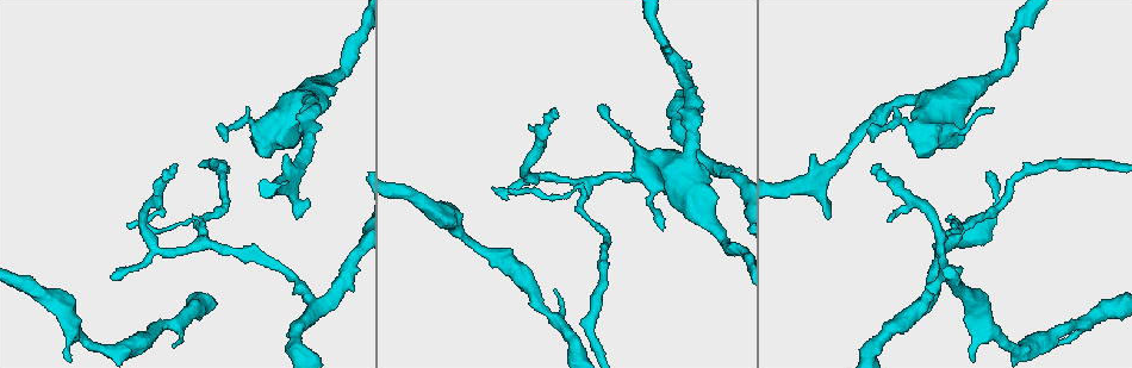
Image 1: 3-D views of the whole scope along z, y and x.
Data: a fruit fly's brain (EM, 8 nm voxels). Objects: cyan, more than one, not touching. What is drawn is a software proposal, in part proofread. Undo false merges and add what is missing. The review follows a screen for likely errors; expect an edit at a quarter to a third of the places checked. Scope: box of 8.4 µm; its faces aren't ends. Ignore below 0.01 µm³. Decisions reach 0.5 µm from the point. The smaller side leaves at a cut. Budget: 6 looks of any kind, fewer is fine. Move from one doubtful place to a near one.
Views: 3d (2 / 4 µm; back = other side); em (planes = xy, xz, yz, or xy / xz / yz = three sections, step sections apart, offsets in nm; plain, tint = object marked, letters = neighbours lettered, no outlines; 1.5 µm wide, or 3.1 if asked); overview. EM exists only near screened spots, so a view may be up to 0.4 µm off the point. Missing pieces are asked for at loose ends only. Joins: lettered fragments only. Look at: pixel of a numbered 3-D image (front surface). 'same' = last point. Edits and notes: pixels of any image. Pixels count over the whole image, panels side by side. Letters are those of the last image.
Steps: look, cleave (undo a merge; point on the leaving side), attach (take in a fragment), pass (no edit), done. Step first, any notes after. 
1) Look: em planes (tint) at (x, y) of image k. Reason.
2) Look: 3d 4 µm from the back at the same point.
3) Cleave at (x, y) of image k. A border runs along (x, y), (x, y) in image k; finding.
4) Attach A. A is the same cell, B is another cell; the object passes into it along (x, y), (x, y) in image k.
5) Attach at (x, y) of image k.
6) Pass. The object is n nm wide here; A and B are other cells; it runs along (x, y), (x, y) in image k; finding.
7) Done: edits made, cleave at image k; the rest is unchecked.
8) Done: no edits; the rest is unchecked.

Look: em planes (letters) at (176, 165) of image 1. Free end.

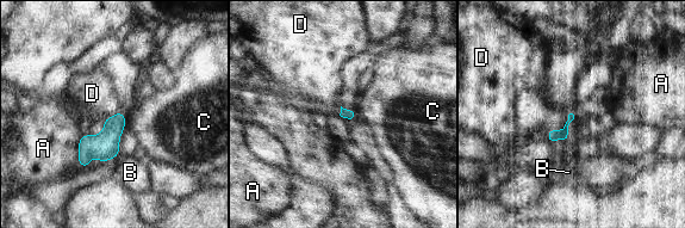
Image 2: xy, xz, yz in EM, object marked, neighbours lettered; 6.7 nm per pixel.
Pass. A, B, C and D are other cells; a border runs along (125, 115), (126, 123) in image 2; none of them fits.

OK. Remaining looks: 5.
Look: 3d 4 µm at (992, 111) of image 1. Thin end.

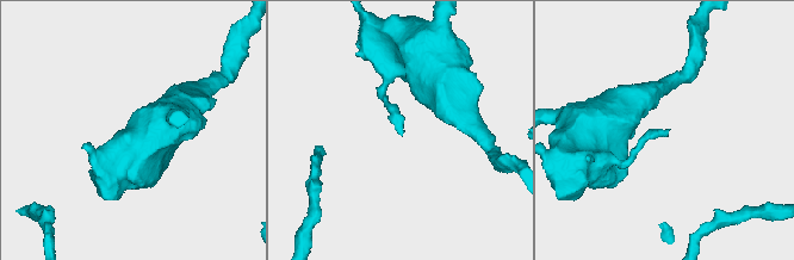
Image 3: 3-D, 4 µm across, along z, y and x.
Look: em planes (letters) at (401, 135) of image 3. Need the tissue.

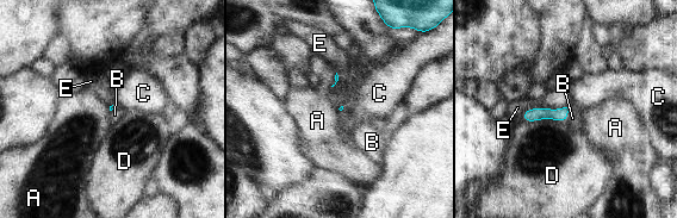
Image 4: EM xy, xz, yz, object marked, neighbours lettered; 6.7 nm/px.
Attach B. B is the same cell, A, C, D and E are other cells; the object passes into it along (533, 114), (566, 116), (572, 118) in image 4; the neuron continues.

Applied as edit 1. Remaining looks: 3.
Look: em planes (letters) at (483, 249) of image 1. Calibre changes.

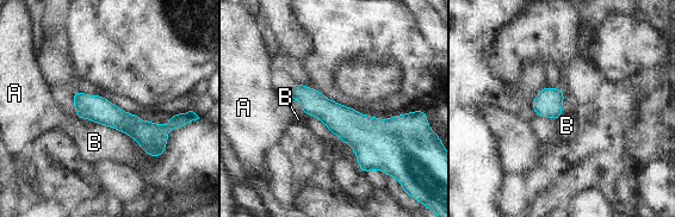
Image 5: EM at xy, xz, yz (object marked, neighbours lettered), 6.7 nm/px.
Pass. A and B are other cells; it runs along (291, 91), (353, 128), (406, 118) in image 5; continuous, no second neuron.

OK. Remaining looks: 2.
Done: edits made, attach at image 4; the rest is unchecked.

